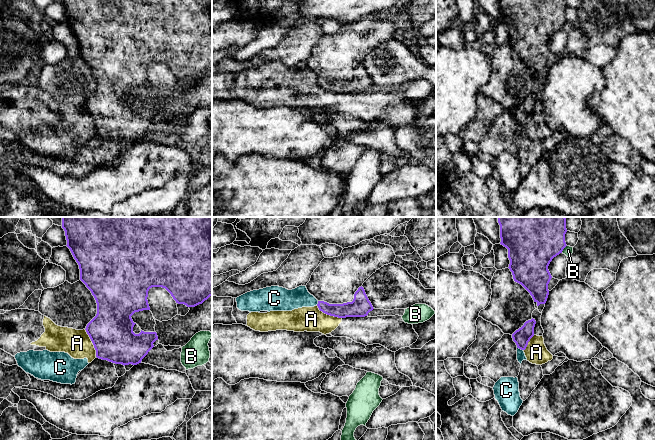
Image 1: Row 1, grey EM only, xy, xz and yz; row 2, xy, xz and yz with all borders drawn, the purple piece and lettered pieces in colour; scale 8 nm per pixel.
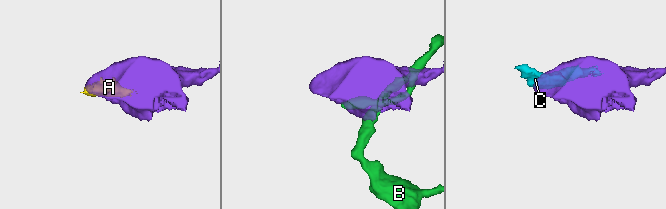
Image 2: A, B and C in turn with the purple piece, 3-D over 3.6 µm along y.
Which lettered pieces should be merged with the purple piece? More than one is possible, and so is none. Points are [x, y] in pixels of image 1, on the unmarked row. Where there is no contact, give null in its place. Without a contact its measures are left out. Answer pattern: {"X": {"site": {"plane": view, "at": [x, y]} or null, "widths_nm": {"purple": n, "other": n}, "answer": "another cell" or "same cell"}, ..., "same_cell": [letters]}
{"A": {"site": {"plane": "xy", "at": [92, 118]}, "widths_nm": {"purple": 360, "other": 220}, "answer": "another cell"}, "B": {"site": {"plane": "yz", "at": [563, 24]}, "widths_nm": {"purple": 380, "other": 70}, "answer": "another cell"}, "C": {"site": {"plane": "yz", "at": [520, 124]}, "widths_nm": {"purple": 140, "other": 70}, "answer": "another cell"}, "same_cell": []}

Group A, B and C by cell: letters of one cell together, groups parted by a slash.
A C / B

